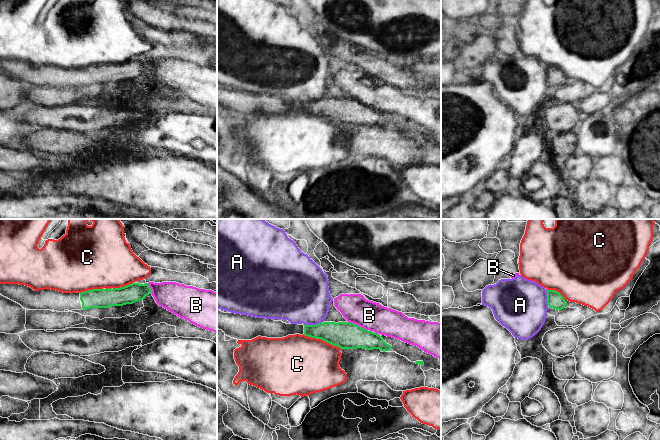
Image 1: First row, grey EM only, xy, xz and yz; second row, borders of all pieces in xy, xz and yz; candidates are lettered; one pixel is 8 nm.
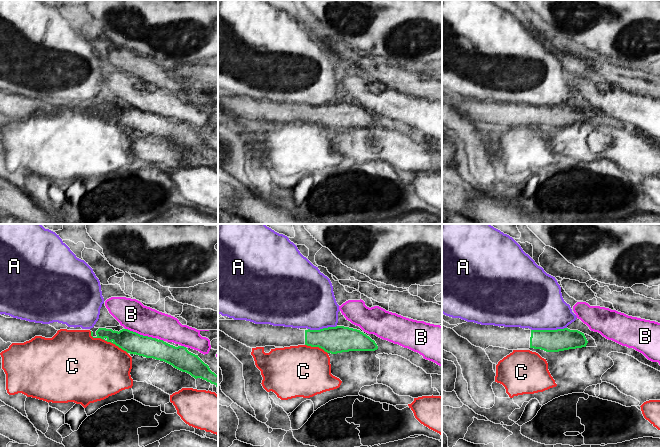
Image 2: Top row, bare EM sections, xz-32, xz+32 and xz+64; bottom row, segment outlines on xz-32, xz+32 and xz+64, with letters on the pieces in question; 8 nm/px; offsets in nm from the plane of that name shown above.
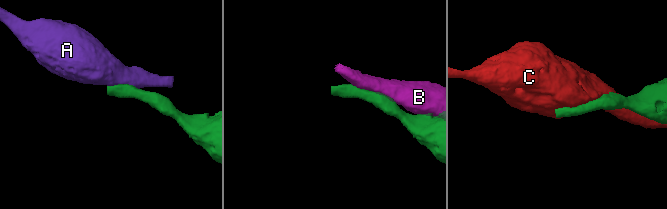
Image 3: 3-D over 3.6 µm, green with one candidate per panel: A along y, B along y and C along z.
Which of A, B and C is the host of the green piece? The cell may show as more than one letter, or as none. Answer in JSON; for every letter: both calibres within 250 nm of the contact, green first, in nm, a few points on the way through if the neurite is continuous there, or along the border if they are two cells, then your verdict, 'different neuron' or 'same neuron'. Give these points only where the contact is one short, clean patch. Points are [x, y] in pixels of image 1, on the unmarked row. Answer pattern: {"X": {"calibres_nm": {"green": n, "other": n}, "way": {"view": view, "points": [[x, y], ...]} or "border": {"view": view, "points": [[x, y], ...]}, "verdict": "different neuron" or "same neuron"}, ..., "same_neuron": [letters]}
{"A": {"calibres_nm": {"green": 200, "other": 440}, "border": {"view": "xz", "points": [[321, 97], [315, 100], [304, 101]]}, "verdict": "different neuron"}, "B": {"calibres_nm": {"green": 220, "other": 220}, "verdict": "different neuron"}, "C": {"calibres_nm": {"green": 220, "other": 460}, "verdict": "different neuron"}, "same_neuron": []}

